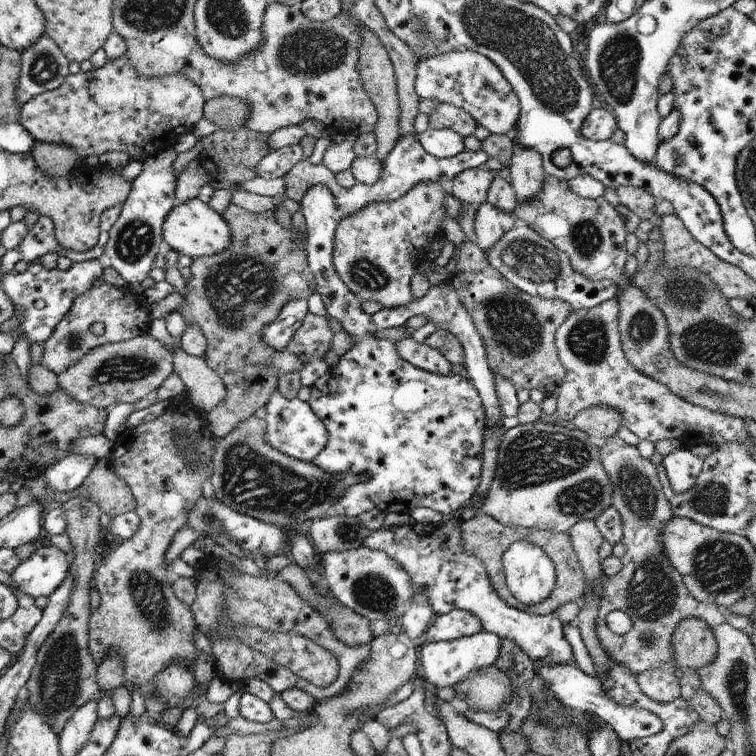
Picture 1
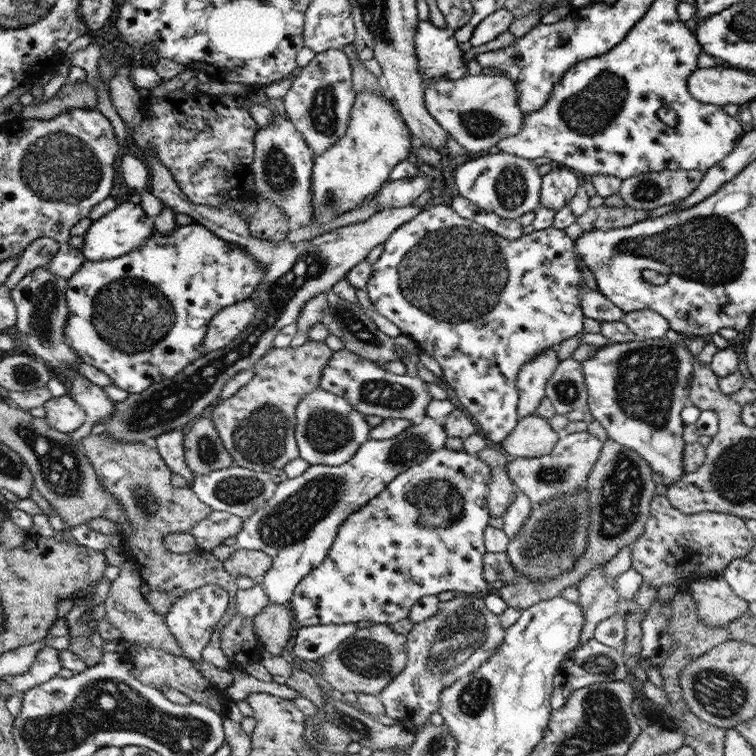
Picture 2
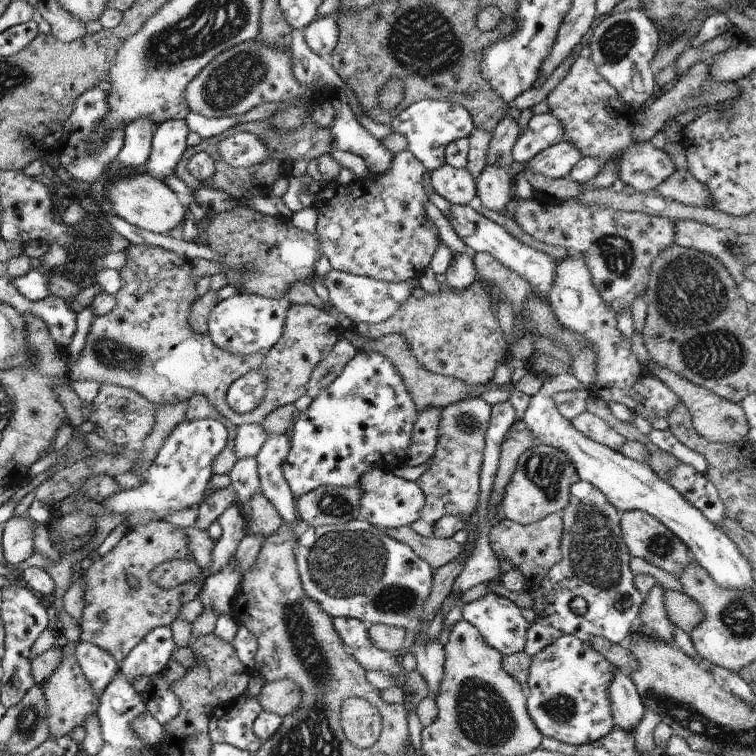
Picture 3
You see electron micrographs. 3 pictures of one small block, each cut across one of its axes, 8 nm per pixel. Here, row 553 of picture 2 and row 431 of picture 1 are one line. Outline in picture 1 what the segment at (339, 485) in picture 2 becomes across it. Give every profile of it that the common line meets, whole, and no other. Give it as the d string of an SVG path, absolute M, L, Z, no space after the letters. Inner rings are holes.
M273 393L273 398L266 405L265 422L267 425L264 434L265 442L271 448L274 448L274 451L278 453L282 452L285 456L298 461L312 463L325 450L329 442L329 431L327 430L326 424L315 414L307 402L302 402L298 398L287 400L282 394Z

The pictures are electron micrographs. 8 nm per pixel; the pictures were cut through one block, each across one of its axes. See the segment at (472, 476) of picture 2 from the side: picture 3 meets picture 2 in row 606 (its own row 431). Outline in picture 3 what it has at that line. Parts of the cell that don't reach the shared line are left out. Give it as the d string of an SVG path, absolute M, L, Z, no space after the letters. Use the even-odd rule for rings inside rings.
M358 351L344 366L342 374L330 382L313 400L311 406L300 411L290 428L291 450L283 466L291 491L296 498L322 485L353 487L364 471L380 467L391 471L405 464L405 452L410 446L411 432L417 421L416 404L408 394L400 372L392 361L375 351Z

